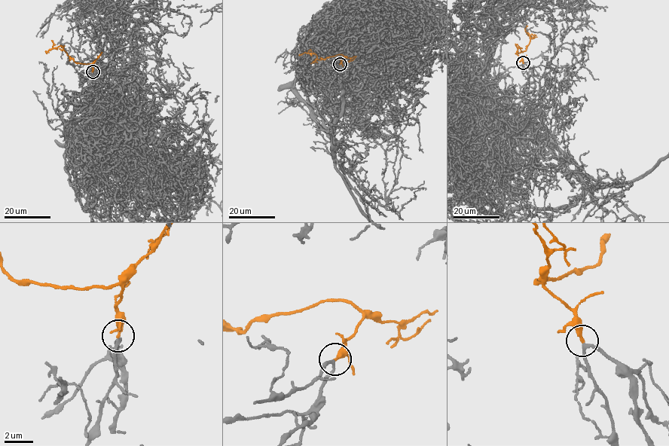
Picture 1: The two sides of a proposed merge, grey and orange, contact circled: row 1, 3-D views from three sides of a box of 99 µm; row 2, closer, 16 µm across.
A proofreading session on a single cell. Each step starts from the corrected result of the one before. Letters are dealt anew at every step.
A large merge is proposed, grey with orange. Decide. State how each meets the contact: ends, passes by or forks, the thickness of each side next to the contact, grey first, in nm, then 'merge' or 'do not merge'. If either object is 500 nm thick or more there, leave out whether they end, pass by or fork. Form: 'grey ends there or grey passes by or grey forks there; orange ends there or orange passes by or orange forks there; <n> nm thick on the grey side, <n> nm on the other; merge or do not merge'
grey passes by; orange ends there; 190 nm thick on the grey side, 280 nm on the other; merge

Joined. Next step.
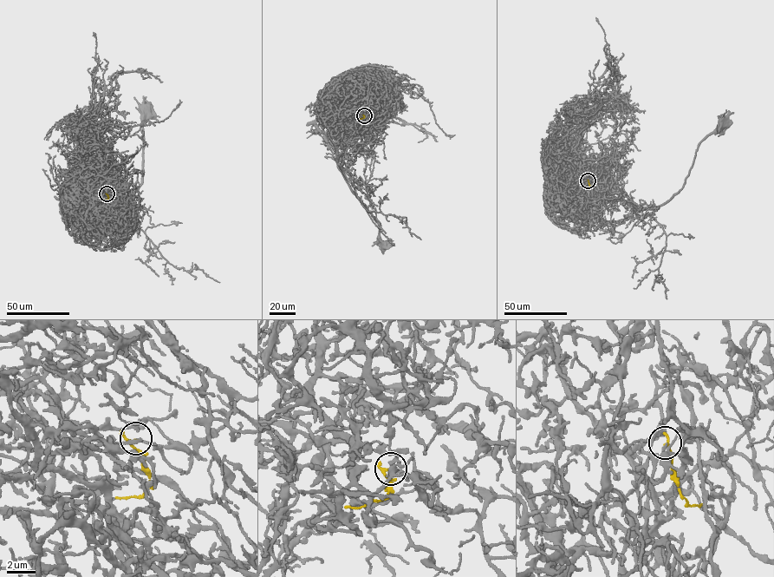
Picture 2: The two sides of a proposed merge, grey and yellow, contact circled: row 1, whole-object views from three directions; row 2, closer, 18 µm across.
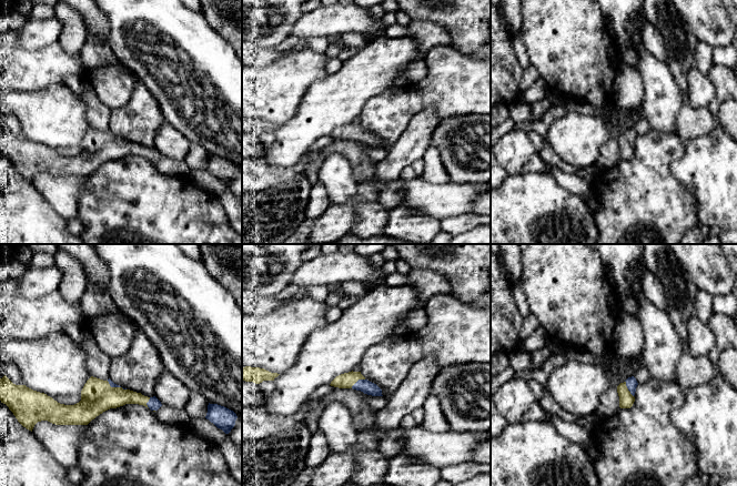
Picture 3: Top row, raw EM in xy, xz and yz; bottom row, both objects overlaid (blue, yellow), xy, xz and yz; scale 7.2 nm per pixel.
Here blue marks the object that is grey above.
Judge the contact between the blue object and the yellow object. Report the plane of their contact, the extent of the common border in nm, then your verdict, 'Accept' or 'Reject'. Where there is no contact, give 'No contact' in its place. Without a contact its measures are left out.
Touches blue in yz. Shared border 130 nm. Accept

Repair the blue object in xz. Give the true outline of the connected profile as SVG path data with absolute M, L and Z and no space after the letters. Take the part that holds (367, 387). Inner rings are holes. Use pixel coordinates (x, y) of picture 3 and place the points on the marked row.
M349 372L336 376L330 384L339 388L353 388L372 396L383 396L382 389L374 383L367 381L361 372Z

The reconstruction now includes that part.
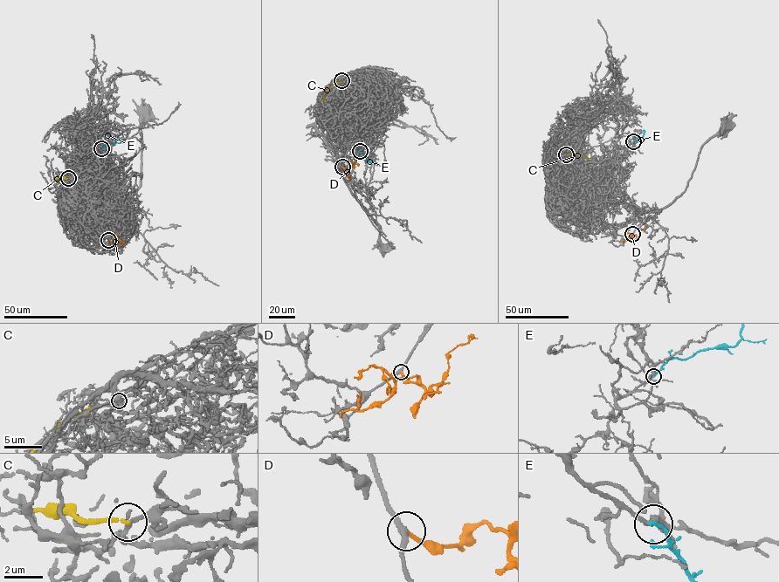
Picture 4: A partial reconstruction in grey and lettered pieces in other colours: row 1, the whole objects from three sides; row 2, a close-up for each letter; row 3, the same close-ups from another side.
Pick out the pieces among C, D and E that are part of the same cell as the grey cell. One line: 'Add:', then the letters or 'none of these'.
Add: D

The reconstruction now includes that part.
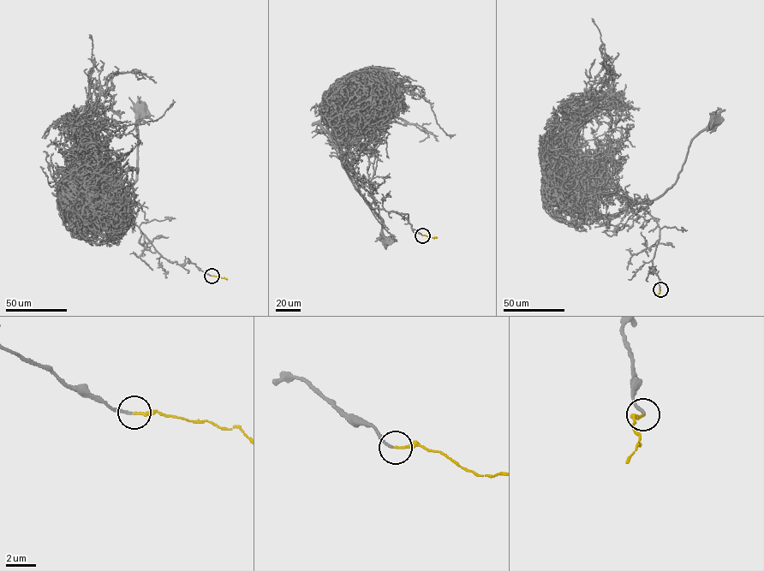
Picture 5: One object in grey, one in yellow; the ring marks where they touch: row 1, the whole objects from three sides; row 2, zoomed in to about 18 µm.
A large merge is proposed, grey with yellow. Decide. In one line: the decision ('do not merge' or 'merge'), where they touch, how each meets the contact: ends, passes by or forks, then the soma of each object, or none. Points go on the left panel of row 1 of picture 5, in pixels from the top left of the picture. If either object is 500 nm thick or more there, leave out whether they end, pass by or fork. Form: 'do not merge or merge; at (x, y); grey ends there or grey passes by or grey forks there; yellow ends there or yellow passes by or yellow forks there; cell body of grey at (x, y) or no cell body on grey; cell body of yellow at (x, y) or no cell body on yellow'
merge; at (211, 276); grey ends there; yellow ends there; cell body of grey at (141, 107); no cell body on yellow

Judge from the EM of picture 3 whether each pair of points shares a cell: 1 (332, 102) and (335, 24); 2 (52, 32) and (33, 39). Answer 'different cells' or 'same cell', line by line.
1: different cells
2: same cell

